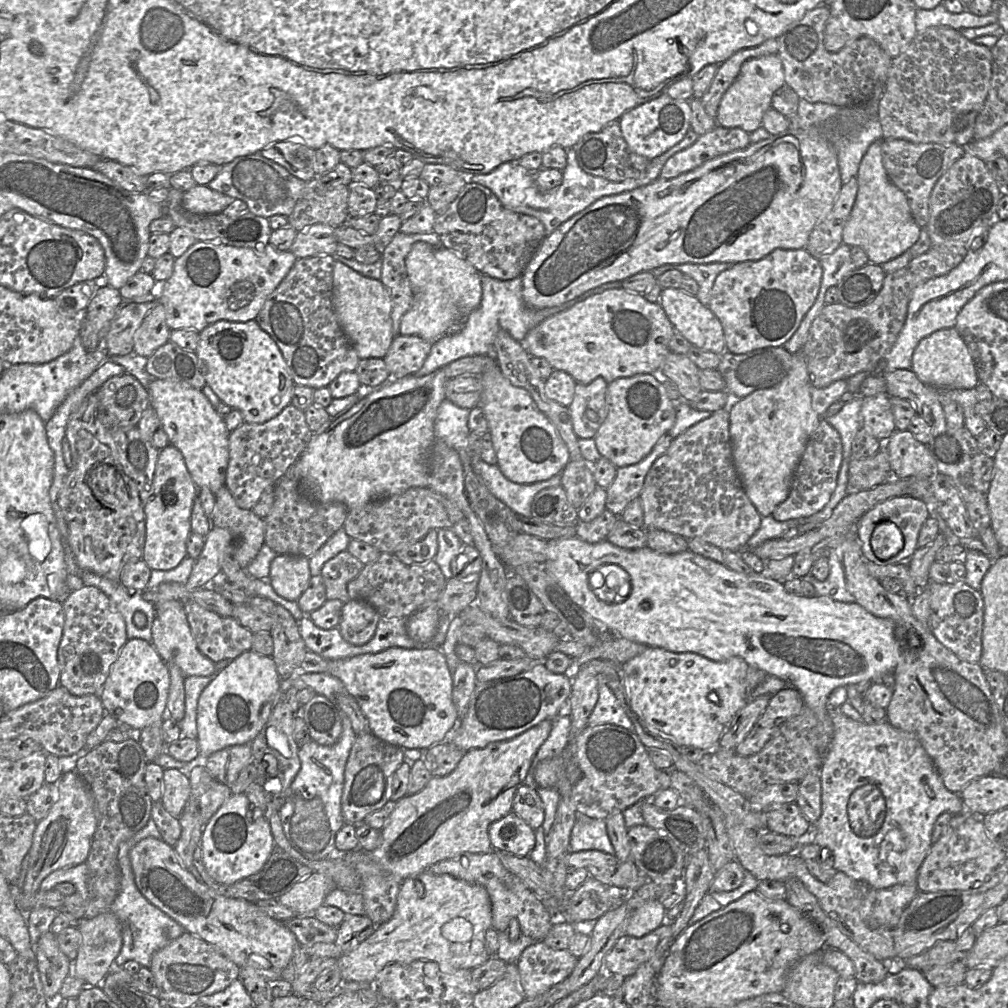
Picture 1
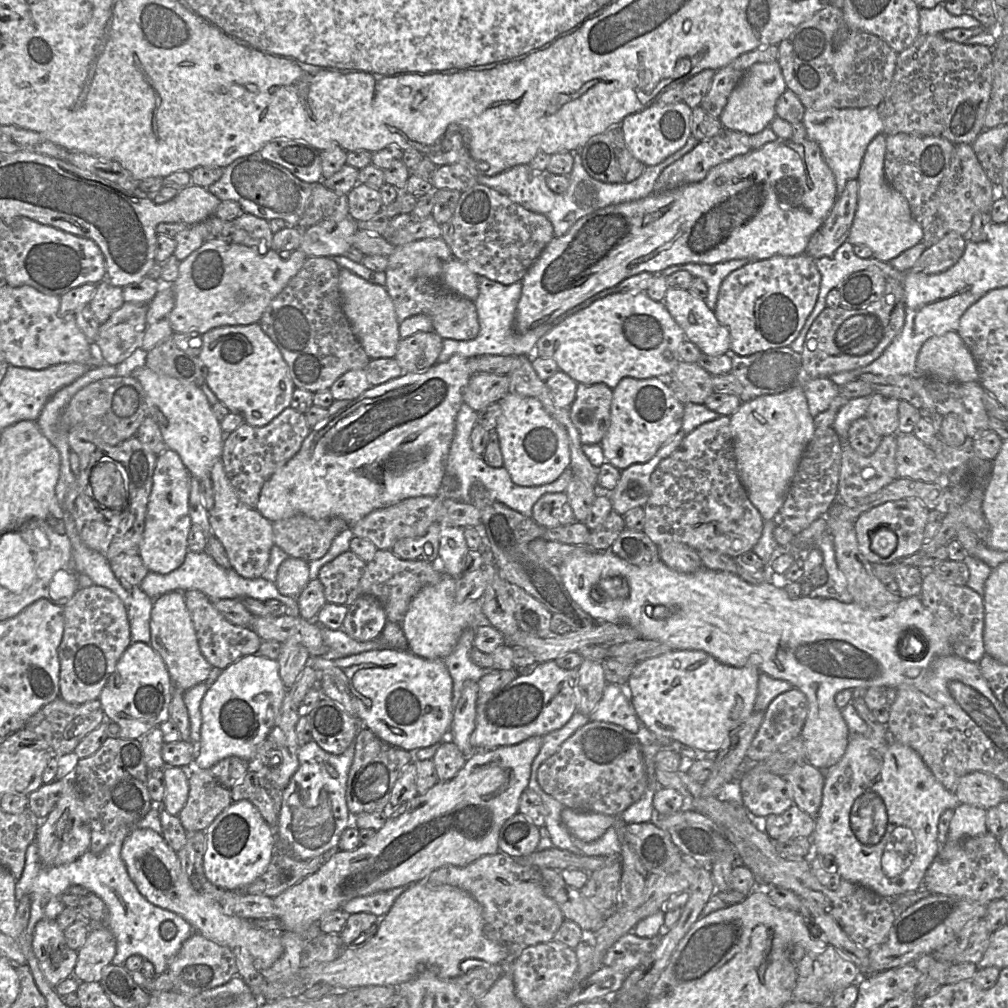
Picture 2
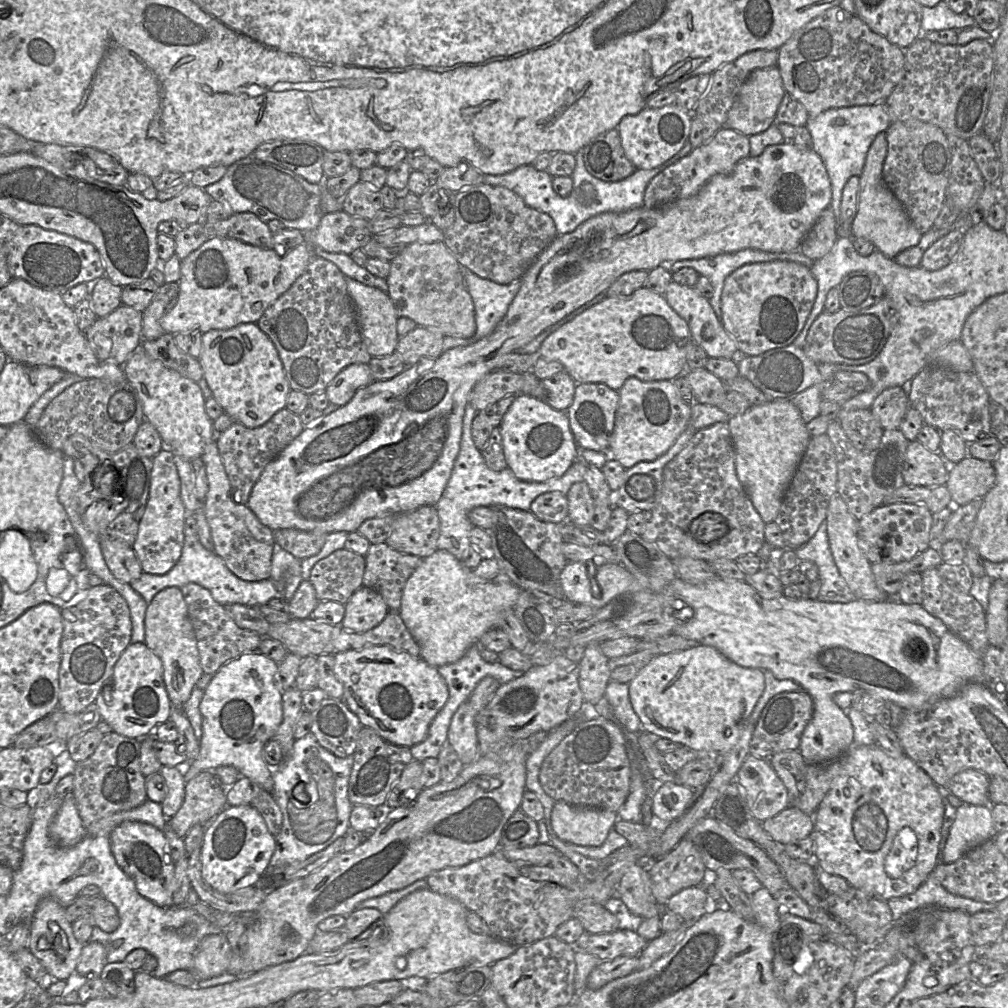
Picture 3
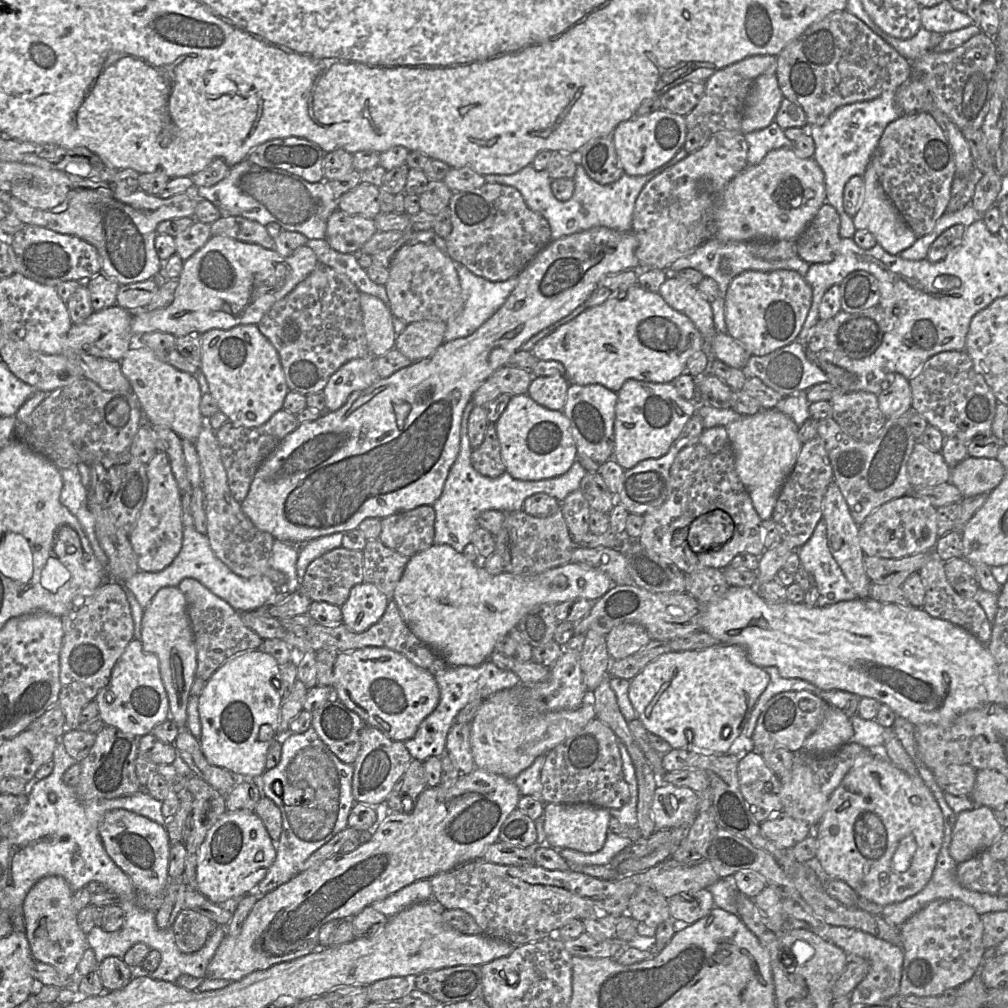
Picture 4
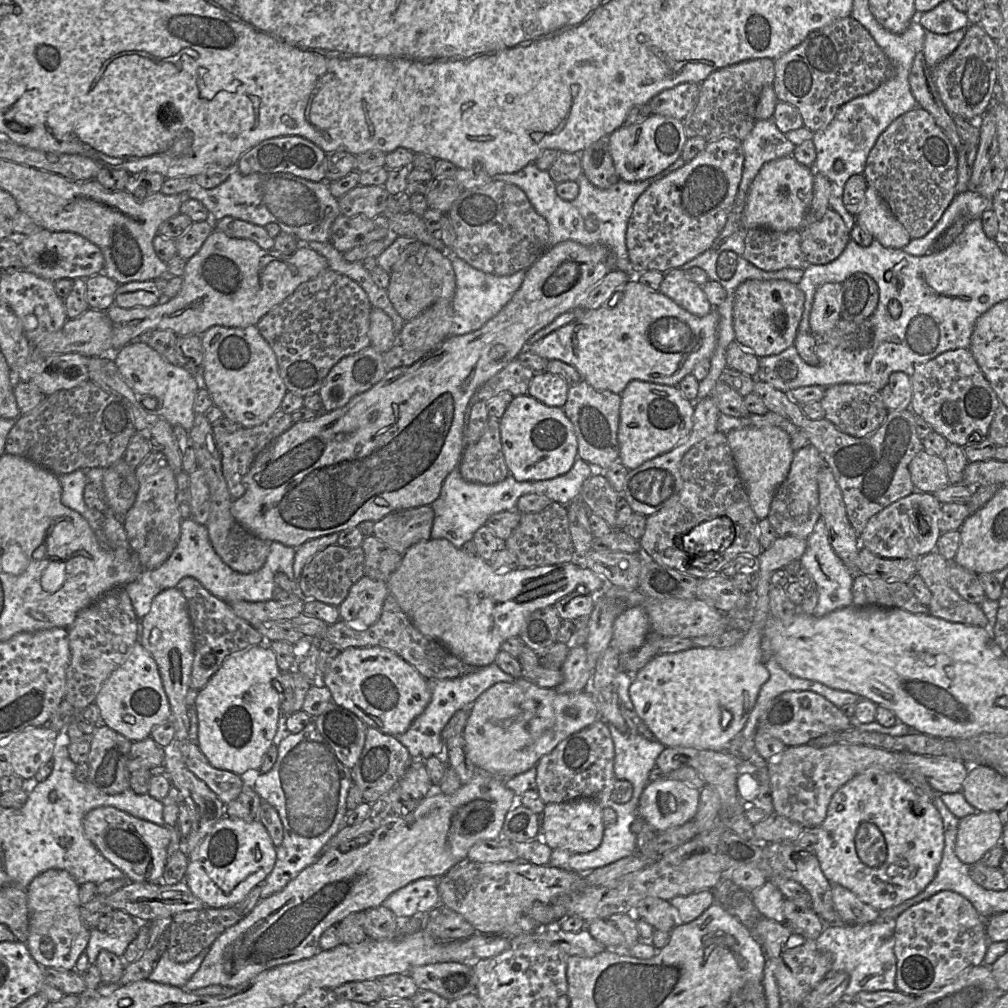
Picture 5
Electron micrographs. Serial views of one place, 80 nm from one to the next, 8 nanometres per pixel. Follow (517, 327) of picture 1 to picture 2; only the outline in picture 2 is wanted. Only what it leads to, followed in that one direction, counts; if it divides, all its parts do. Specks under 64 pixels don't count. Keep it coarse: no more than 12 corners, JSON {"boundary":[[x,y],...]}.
{"boundary":[[477,275],[479,332],[443,339],[437,363],[453,355],[533,357],[537,341],[592,304],[585,300],[525,334],[514,330],[521,281]]}

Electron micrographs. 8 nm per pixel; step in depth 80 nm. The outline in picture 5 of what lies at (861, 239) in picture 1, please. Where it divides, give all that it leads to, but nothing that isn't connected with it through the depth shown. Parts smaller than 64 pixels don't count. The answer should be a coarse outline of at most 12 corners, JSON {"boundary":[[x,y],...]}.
{"boundary":[[871,186],[856,222],[887,248],[903,249],[906,229]]}

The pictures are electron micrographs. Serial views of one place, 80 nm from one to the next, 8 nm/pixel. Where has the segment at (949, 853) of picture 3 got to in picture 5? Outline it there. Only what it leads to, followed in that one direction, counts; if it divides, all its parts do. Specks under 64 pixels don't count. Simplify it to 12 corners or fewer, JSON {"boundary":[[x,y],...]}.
{"boundary":[[997,811],[961,818],[955,846],[968,865],[1002,843]]}

